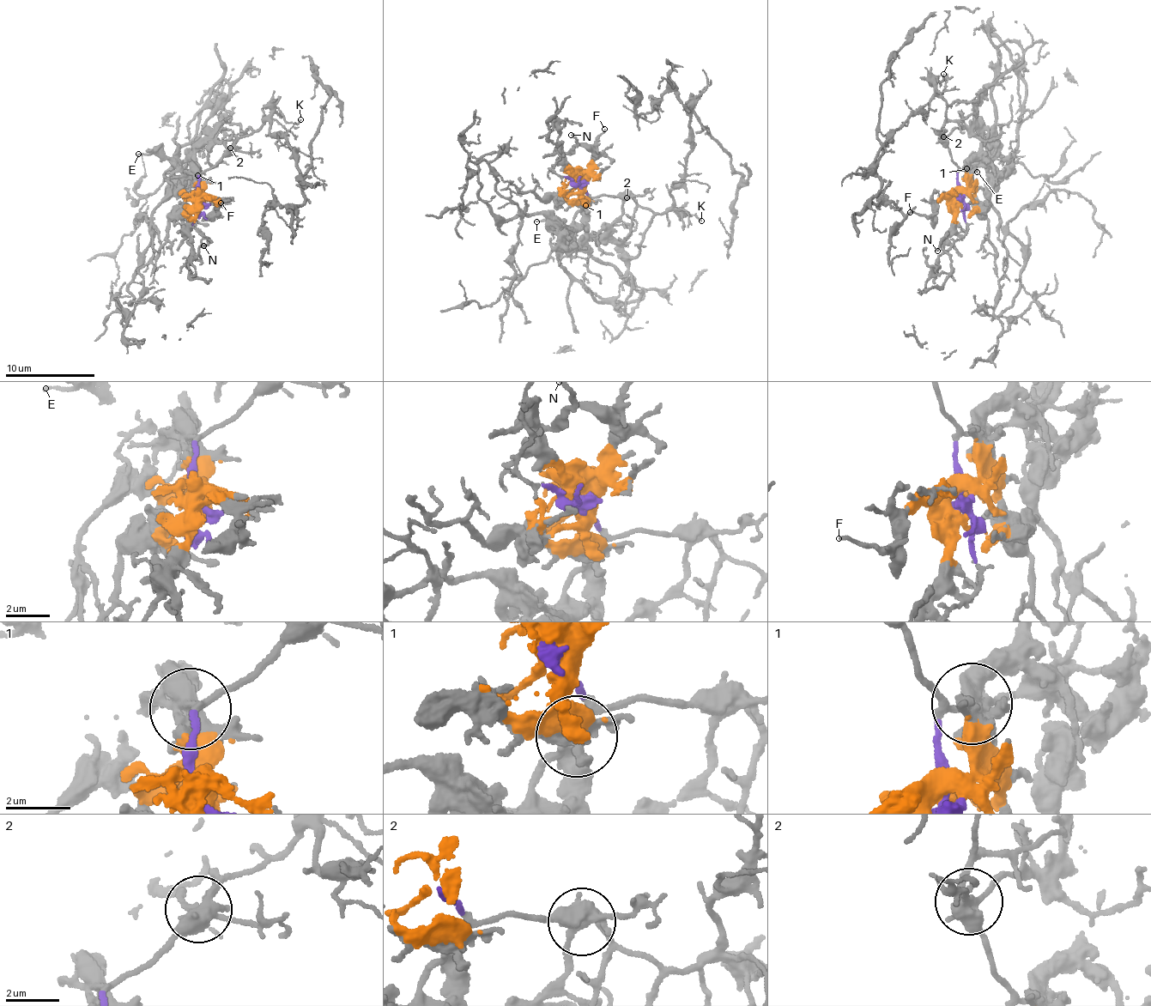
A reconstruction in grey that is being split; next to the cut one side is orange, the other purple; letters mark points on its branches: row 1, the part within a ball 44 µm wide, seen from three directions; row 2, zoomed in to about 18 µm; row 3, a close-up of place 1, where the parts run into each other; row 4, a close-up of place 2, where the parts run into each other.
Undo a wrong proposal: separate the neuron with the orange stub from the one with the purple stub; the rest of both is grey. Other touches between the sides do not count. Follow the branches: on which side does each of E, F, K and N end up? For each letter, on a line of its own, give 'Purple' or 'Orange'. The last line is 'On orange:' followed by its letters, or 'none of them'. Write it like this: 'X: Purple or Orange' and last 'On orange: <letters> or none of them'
E: Orange
F: Orange
K: Purple
N: Orange
On orange: E, F, N

